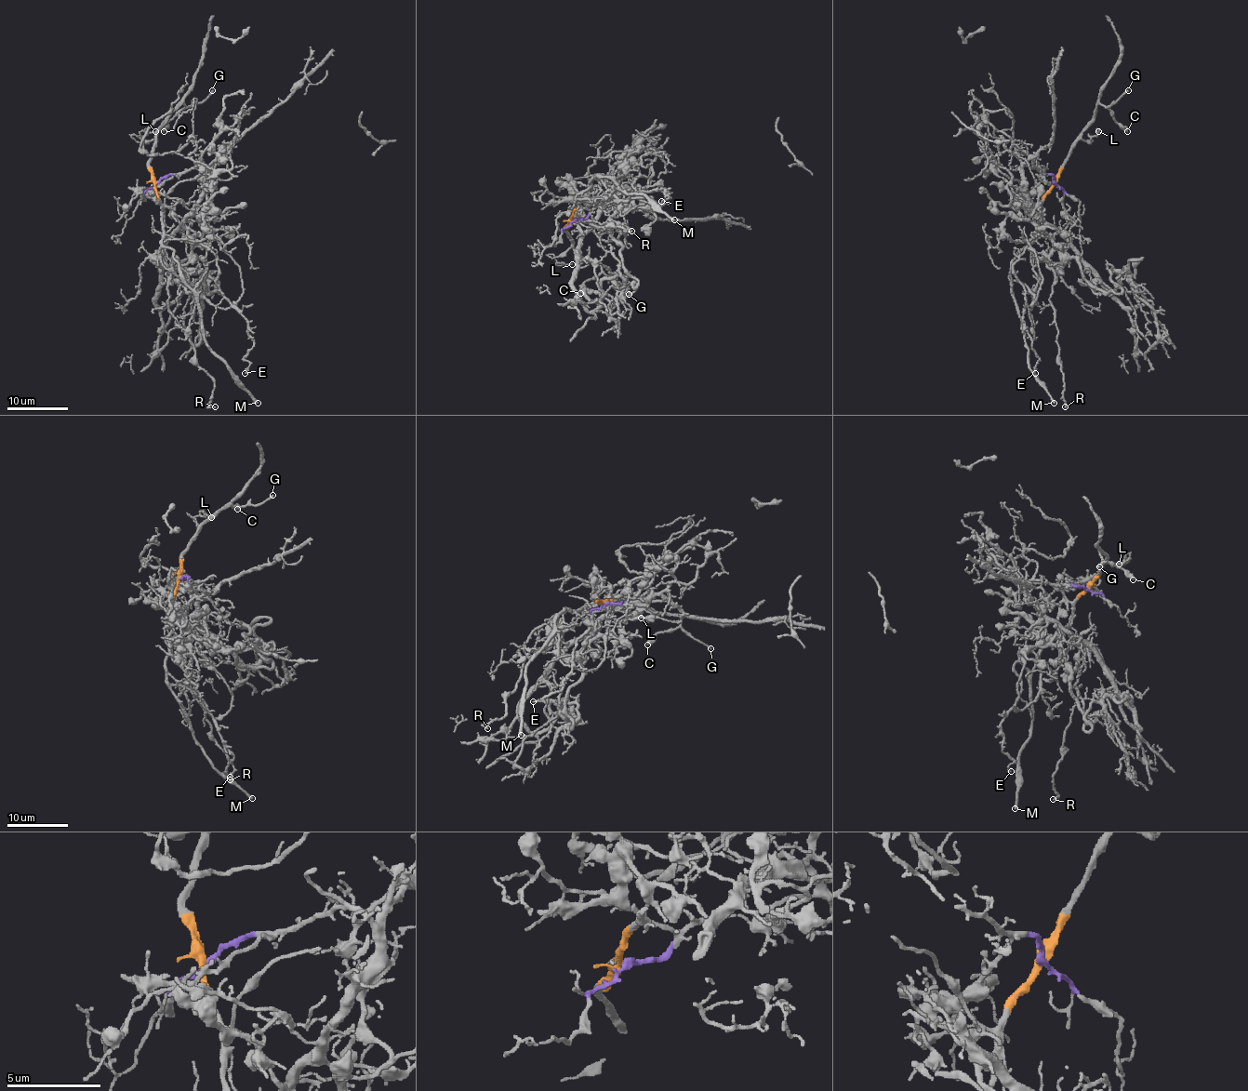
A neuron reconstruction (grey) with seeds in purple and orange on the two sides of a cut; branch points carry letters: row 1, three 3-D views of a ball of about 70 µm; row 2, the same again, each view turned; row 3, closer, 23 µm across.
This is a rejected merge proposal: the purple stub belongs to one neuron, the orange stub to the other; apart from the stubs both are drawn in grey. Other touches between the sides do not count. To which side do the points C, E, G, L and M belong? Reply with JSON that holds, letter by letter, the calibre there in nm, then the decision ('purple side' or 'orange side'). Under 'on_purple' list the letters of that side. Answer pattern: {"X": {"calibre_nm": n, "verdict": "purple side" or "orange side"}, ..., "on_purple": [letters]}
{"C": {"calibre_nm": 420, "verdict": "orange side"}, "E": {"calibre_nm": 70, "verdict": "purple side"}, "G": {"calibre_nm": 170, "verdict": "orange side"}, "L": {"calibre_nm": 120, "verdict": "orange side"}, "M": {"calibre_nm": 280, "verdict": "orange side"}, "on_purple": ["E"]}

